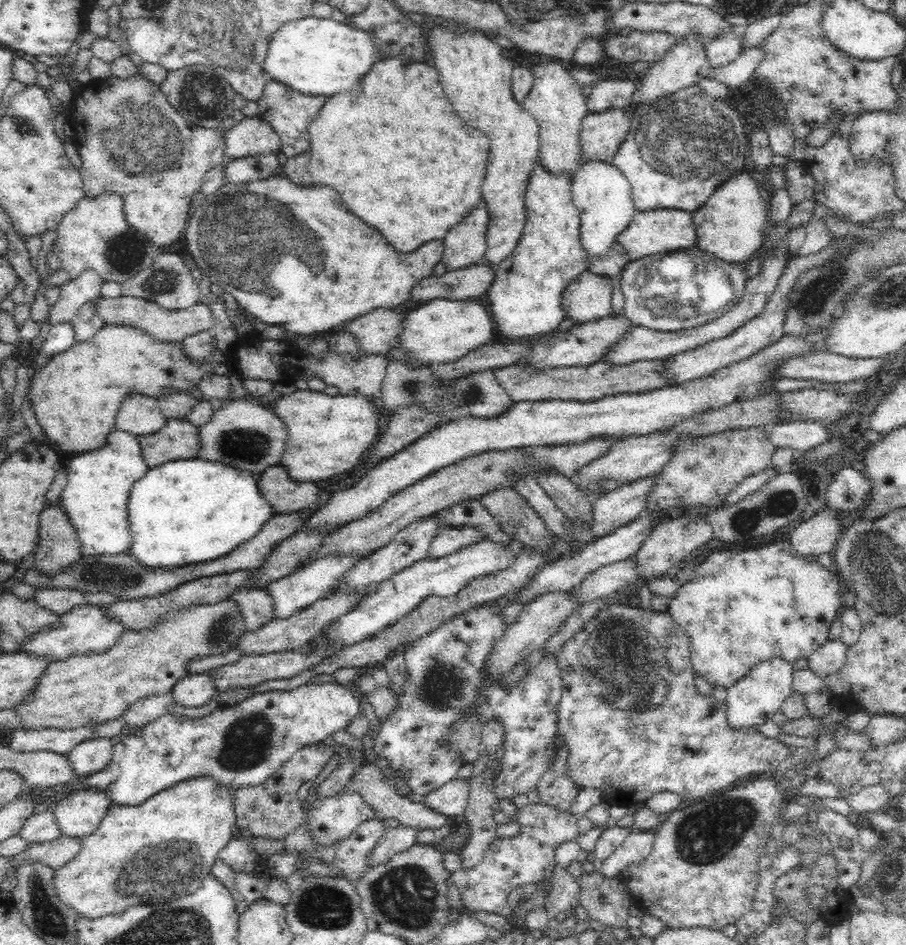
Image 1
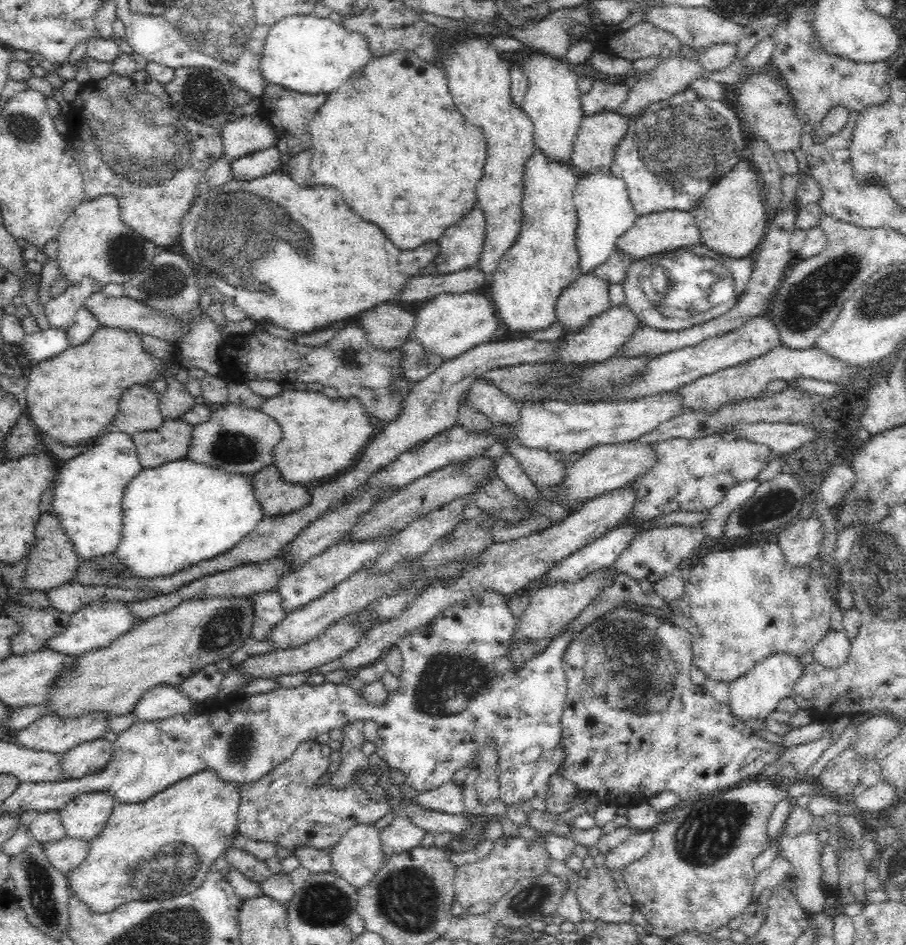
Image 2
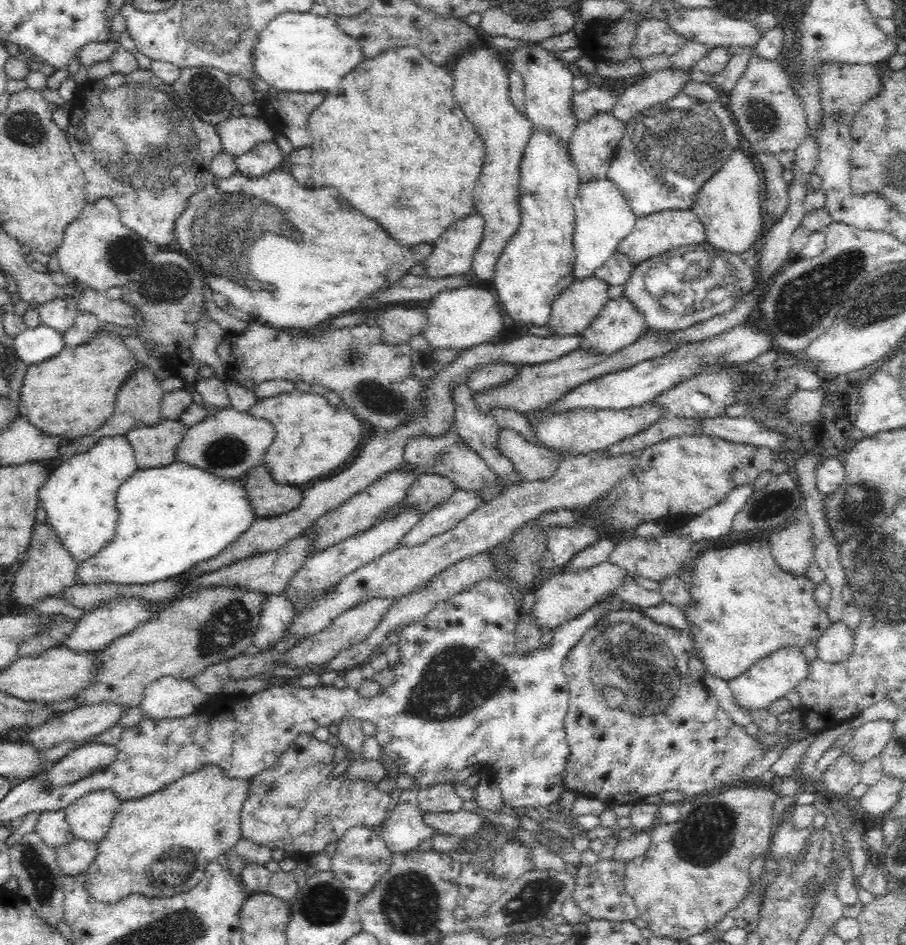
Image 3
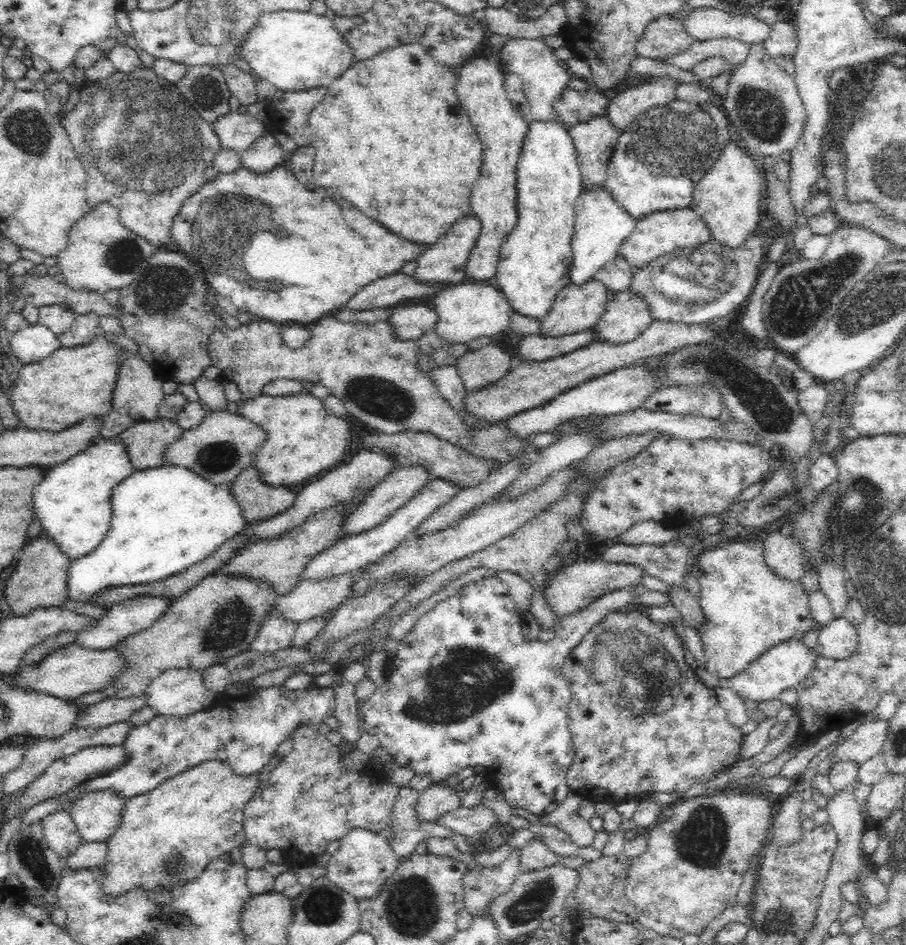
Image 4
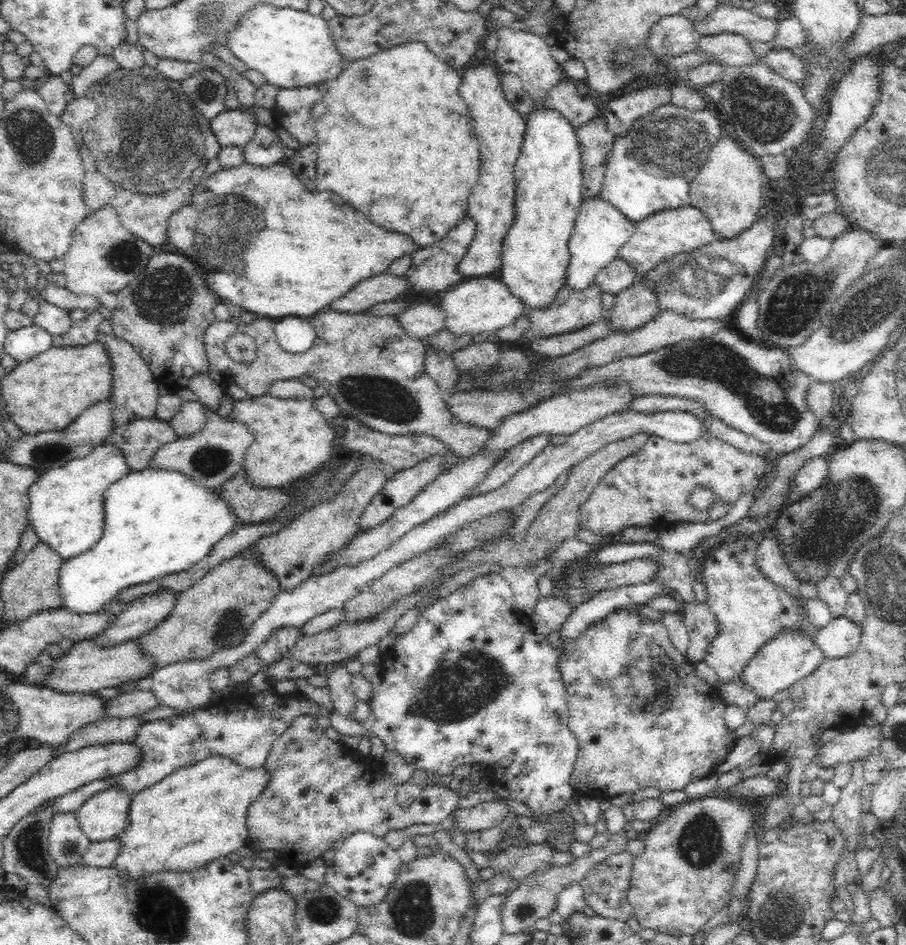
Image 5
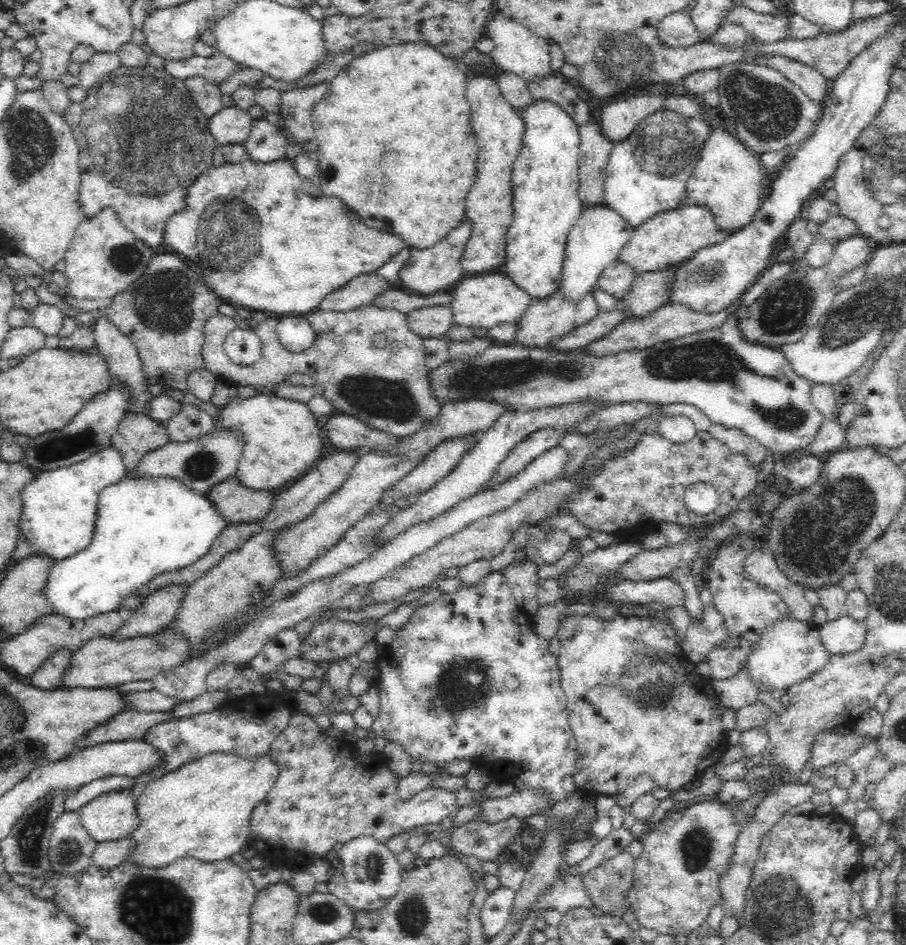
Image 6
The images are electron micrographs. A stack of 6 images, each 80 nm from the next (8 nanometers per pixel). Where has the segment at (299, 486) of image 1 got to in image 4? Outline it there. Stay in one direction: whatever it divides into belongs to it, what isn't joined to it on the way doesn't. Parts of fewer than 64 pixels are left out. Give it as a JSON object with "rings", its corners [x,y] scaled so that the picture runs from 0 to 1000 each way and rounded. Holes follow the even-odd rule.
{"rings":[[[272,495],[251,515],[274,554],[302,548],[320,538],[327,523],[316,515],[298,515],[286,508],[283,496]]]}

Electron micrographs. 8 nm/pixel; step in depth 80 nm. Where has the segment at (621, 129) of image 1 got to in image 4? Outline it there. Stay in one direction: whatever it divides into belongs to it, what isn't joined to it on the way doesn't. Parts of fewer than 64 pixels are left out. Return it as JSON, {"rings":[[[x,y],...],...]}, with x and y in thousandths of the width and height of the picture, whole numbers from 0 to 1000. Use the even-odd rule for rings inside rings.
{"rings":[[[668,122],[650,125],[647,129],[628,134],[628,139],[638,162],[643,203],[662,201],[684,140],[678,138]]]}

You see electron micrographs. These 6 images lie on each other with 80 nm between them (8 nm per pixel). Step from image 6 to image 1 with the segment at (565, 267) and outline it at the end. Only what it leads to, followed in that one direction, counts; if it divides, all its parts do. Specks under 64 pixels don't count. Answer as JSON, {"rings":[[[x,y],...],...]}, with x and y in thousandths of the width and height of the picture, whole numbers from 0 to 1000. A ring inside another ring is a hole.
{"rings":[[[645,174],[636,180],[631,188],[631,212],[640,230],[639,255],[650,279],[673,267],[682,248],[691,244],[703,222],[696,208],[694,190],[675,174]]]}

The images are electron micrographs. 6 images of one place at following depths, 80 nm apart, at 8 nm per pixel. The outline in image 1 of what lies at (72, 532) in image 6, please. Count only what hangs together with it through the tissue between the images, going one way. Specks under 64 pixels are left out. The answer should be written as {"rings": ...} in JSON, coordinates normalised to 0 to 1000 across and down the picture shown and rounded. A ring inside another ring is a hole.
{"rings":[[[126,454],[117,461],[117,471],[79,485],[72,496],[75,510],[66,523],[65,538],[71,541],[78,559],[84,564],[88,584],[92,588],[129,587],[139,584],[145,575],[139,529],[141,529],[143,516],[147,516],[148,511],[164,497],[157,488],[157,476],[150,462],[141,457]]]}

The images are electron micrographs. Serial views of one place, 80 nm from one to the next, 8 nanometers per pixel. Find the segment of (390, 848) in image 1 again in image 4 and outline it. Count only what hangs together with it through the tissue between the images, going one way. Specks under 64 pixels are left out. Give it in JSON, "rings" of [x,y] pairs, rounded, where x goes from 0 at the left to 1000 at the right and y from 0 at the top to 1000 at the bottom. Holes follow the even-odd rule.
{"rings":[[[451,831],[440,834],[430,877],[433,886],[428,892],[442,910],[447,910],[457,904],[461,892],[469,887],[499,887],[499,891],[508,902],[521,902],[519,888],[503,881],[501,877],[486,873],[482,870],[466,870],[461,868],[458,853],[464,847],[464,837]]]}

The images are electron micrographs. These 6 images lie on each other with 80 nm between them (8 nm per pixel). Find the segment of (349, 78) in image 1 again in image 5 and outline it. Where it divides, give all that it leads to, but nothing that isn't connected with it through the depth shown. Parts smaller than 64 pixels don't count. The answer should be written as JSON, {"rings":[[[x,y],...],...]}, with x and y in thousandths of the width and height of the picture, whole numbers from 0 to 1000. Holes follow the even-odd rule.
{"rings":[[[286,2],[280,3],[280,8],[273,10],[263,23],[248,34],[244,46],[274,73],[288,76],[295,89],[309,94],[340,93],[354,87],[363,89],[382,68],[361,30],[360,21],[339,12],[304,8],[302,5]]]}

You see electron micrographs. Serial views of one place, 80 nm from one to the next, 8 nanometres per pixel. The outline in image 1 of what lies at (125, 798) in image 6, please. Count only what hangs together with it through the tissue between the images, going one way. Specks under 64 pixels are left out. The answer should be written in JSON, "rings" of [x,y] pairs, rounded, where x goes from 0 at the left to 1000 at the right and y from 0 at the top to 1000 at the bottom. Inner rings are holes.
{"rings":[[[95,834],[66,847],[57,858],[68,884],[91,888],[108,878],[123,852],[118,837]]]}

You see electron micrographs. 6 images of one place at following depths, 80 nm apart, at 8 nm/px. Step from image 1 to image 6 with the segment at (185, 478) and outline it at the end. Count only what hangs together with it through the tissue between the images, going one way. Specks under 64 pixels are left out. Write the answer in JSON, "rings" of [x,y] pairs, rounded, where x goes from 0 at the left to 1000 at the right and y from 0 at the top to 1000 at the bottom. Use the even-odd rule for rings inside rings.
{"rings":[[[184,506],[141,508],[118,515],[107,528],[103,564],[95,580],[72,593],[60,594],[47,618],[47,631],[63,654],[93,658],[106,651],[129,647],[152,622],[188,603],[199,603],[224,590],[236,570],[252,557],[224,523],[208,520]]]}

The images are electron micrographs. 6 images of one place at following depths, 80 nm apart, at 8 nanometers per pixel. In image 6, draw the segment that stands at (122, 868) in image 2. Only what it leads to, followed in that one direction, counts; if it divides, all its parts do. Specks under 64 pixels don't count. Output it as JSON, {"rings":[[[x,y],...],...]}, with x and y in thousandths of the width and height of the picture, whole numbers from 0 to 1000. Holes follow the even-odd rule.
{"rings":[[[233,796],[175,824],[166,825],[150,839],[150,860],[155,865],[155,872],[143,886],[152,890],[152,897],[141,910],[163,917],[182,917],[201,907],[216,907],[228,913],[254,909],[275,892],[276,863],[280,855],[296,842],[298,834],[302,834],[307,821],[307,805],[302,805],[296,796],[277,801],[263,797]]]}

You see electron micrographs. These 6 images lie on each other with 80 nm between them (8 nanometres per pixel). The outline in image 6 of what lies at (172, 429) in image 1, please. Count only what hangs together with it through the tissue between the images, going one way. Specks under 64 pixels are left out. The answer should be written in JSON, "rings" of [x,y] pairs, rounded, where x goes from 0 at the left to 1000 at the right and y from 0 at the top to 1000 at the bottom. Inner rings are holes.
{"rings":[[[140,436],[130,458],[126,458],[123,466],[124,473],[132,479],[141,498],[148,497],[163,478],[188,468],[183,462],[182,451],[168,444],[159,436]]]}

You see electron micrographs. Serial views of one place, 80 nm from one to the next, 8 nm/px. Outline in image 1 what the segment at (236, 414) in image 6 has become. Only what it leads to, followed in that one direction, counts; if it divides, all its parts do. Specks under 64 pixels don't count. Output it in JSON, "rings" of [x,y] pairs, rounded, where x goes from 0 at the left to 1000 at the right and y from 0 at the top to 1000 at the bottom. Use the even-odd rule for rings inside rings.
{"rings":[[[328,412],[317,419],[311,419],[300,426],[300,438],[306,440],[316,454],[316,470],[313,470],[309,494],[313,495],[316,503],[325,510],[349,509],[362,507],[366,509],[368,504],[380,504],[386,501],[400,485],[400,481],[408,476],[416,468],[419,460],[417,436],[408,430],[407,422],[400,417],[386,415],[377,419],[361,418],[355,414]]]}

